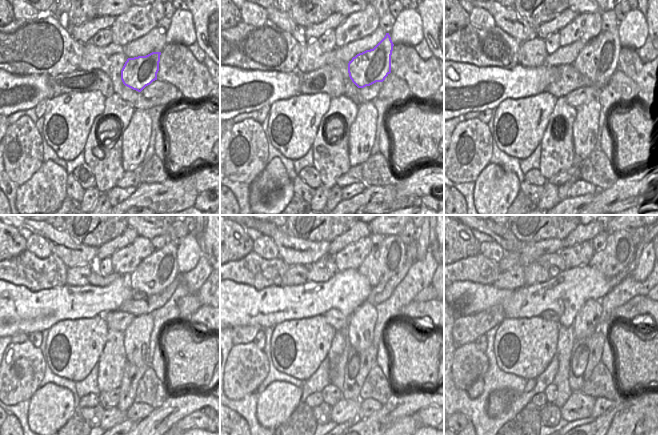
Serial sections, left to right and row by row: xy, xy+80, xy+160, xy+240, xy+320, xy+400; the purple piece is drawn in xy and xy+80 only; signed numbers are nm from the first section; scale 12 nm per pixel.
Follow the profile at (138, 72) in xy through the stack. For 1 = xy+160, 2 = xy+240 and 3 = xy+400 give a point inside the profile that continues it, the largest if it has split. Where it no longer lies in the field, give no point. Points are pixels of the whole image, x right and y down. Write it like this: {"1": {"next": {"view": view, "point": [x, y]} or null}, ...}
{"1": {"next": {"view": "xy+160", "point": [599, 59]}}, "2": {"next": {"view": "xy+240", "point": [156, 272]}}, "3": {"next": {"view": "xy+400", "point": [618, 250]}}}

